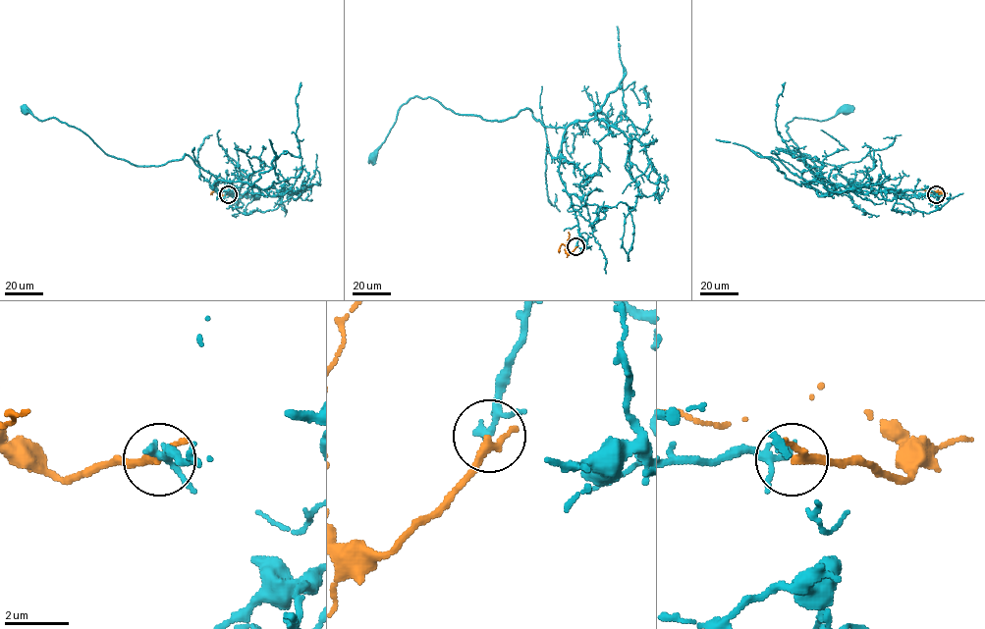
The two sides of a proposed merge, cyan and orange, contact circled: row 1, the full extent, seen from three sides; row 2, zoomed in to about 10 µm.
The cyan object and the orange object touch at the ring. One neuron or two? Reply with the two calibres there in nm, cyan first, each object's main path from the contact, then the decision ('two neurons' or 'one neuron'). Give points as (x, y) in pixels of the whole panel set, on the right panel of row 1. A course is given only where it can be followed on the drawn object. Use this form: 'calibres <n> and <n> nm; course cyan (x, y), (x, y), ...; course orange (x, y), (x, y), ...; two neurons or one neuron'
calibres 240 and 220 nm; course cyan (936, 194), (819, 181), (810, 157), (797, 159), (810, 166), (786, 125), (847, 109); course orange (936, 194), (943, 194), (921, 188); one neuron

